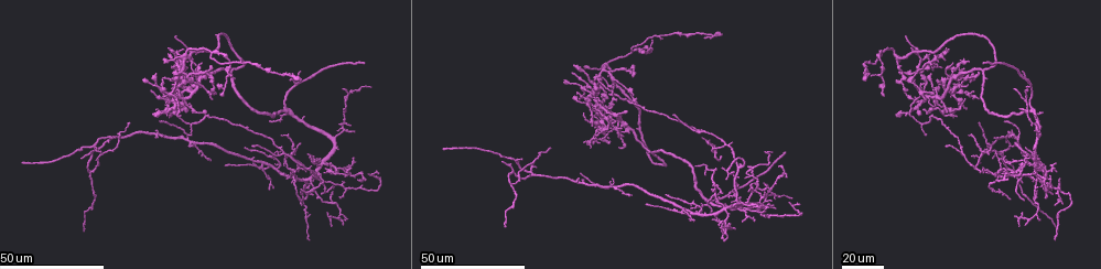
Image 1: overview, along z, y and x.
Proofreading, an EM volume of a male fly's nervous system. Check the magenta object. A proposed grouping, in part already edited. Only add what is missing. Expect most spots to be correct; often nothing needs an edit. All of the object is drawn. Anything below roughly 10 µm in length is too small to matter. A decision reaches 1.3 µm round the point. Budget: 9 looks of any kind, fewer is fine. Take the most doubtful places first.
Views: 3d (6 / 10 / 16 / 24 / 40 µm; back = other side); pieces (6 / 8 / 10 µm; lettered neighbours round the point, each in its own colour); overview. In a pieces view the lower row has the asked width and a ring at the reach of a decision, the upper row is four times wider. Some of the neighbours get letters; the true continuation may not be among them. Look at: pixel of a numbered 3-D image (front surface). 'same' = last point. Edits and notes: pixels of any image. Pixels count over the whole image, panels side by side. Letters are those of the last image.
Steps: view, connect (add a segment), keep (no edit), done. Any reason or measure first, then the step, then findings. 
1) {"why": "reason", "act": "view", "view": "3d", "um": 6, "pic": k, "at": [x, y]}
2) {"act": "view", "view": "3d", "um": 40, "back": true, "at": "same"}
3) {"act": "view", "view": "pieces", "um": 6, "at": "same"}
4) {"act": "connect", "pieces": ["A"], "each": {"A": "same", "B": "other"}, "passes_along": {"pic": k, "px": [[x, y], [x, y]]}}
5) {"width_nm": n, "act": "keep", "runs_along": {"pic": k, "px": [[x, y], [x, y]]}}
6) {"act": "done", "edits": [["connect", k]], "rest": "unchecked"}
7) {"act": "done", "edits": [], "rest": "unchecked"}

{"why": "an open end", "act": "view", "view": "3d", "um": 40, "pic": 1, "at": [774, 210]}

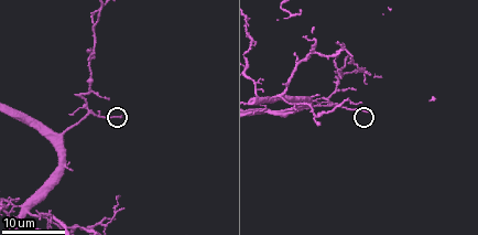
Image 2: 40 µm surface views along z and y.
{"why": "zoom in", "act": "view", "view": "3d", "um": 6, "pic": 2, "at": [119, 118]}

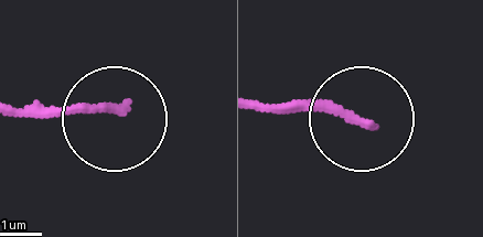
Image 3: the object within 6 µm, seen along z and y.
{"why": "see the neighbours", "act": "view", "view": "pieces", "um": 8, "pic": 3, "at": [370, 125]}

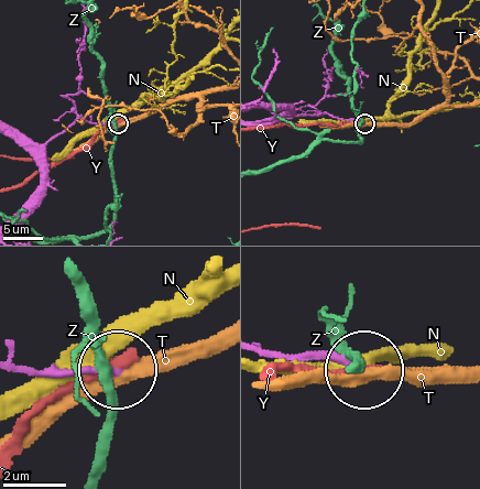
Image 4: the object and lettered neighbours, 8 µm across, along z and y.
{"act": "keep", "each": {"N": "other", "T": "other", "Y": "other", "Z": "other"}, "runs_along": {"pic": 4, "px": [[19, 371], [111, 368]]}, "found": "no lettered segment goes on from it"}

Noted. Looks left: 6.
{"why": "long arm stops here", "act": "view", "view": "3d", "um": 24, "pic": 1, "at": [967, 61]}

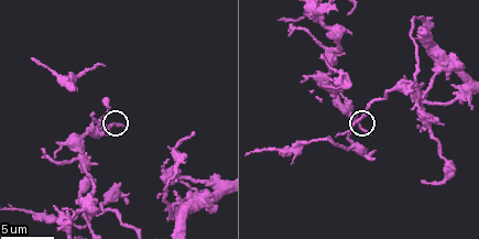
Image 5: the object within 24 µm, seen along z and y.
{"why": "see the neighbours", "act": "view", "view": "pieces", "um": 8, "pic": 5, "at": [123, 128]}

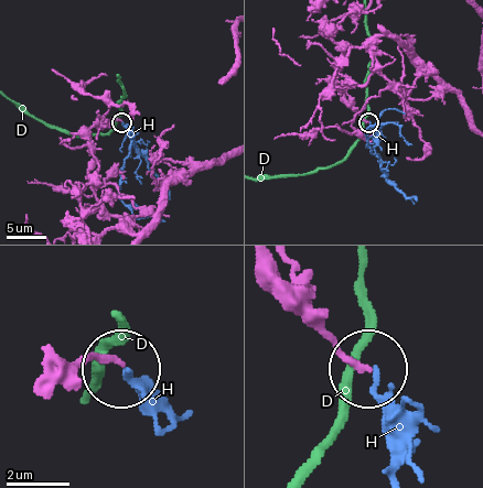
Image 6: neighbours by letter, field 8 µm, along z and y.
{"act": "keep", "each": {"D": "other", "H": "other"}, "runs_along": {"pic": 6, "px": [[265, 268], [369, 368]]}, "found": "no lettered segment goes on from it"}

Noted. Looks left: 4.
{"why": "branch stops here", "act": "view", "view": "3d", "um": 24, "pic": 1, "at": [21, 163]}

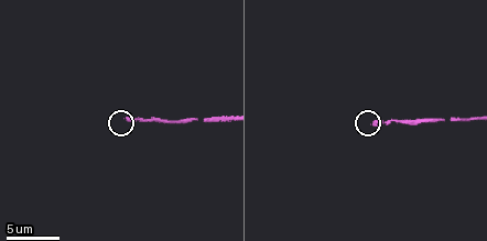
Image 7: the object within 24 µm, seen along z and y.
{"act": "view", "view": "pieces", "um": 6, "pic": 7, "at": [126, 118]}

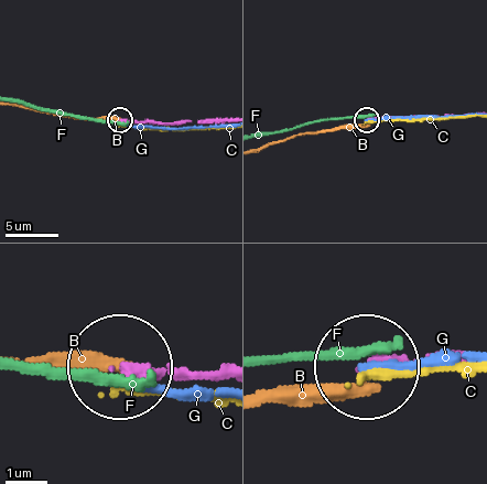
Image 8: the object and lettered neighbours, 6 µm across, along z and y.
{"act": "keep", "each": {"B": "other", "C": "other", "F": "other", "G": "other"}, "found": "no lettered segment goes on from it"}

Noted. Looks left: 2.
{"why": "tapers out", "act": "view", "view": "3d", "um": 40, "pic": 1, "at": [377, 171]}

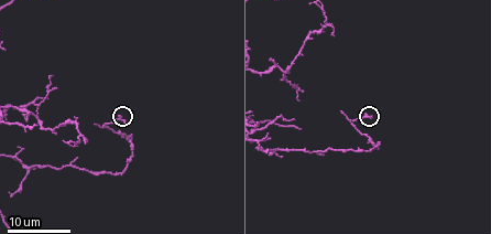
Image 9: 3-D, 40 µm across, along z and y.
{"act": "view", "view": "pieces", "um": 8, "pic": 9, "at": [373, 114]}

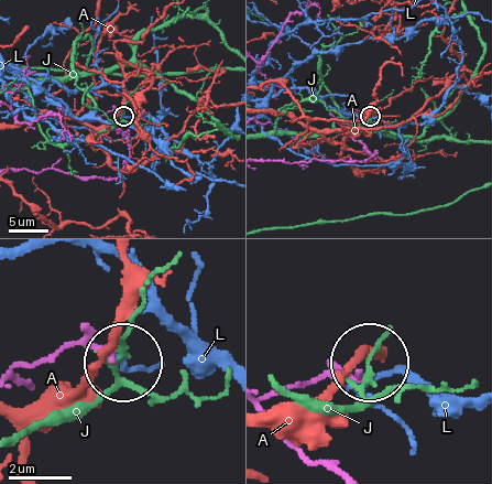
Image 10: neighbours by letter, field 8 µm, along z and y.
{"act": "keep", "each": {"A": "other", "J": "other", "L": "other"}, "runs_along": {"pic": 10, "px": [[28, 385], [20, 367], [75, 348], [112, 362]]}, "found": "none of them fits"}

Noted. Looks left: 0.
{"act": "done", "edits": [], "rest": "unchecked"}

